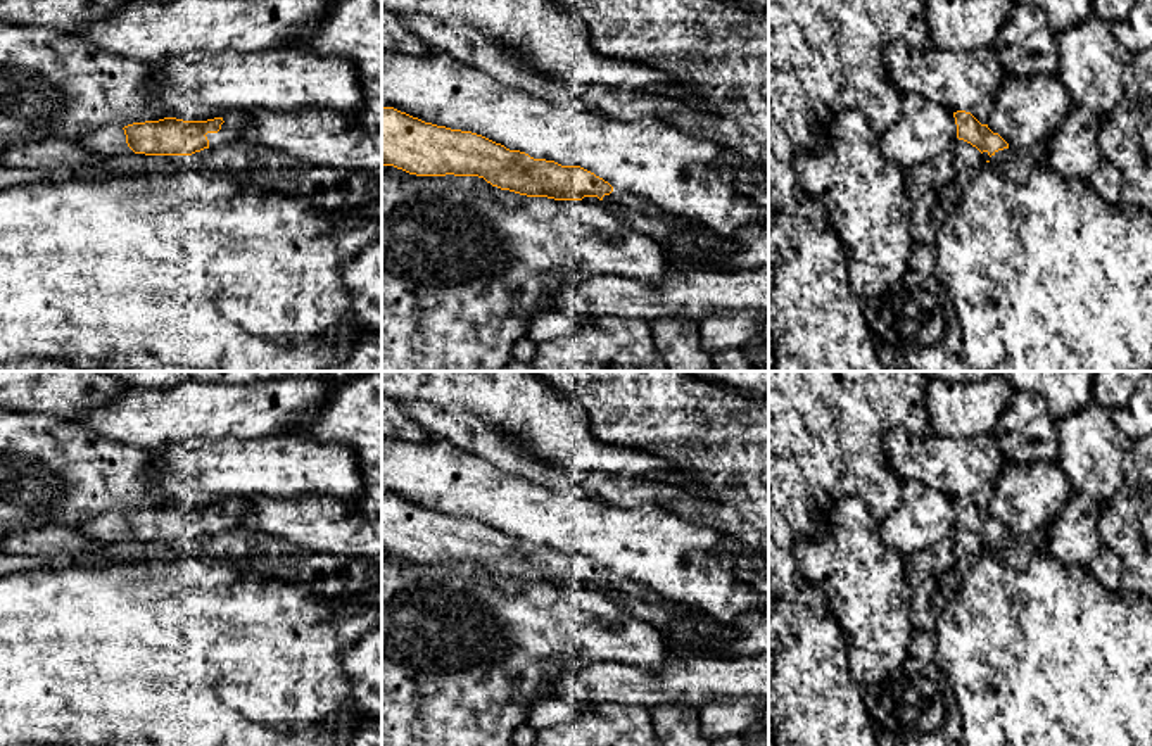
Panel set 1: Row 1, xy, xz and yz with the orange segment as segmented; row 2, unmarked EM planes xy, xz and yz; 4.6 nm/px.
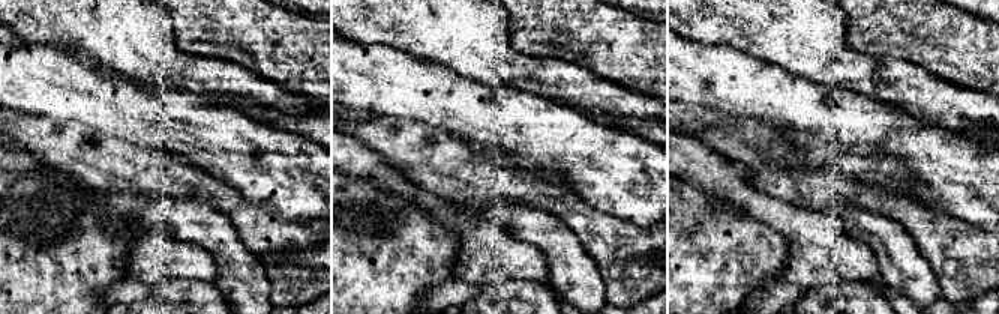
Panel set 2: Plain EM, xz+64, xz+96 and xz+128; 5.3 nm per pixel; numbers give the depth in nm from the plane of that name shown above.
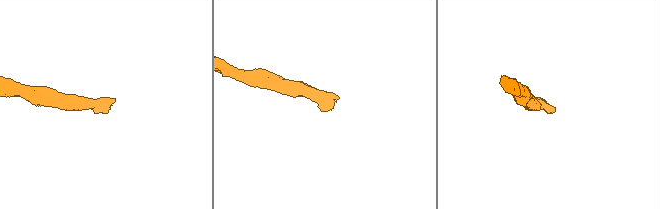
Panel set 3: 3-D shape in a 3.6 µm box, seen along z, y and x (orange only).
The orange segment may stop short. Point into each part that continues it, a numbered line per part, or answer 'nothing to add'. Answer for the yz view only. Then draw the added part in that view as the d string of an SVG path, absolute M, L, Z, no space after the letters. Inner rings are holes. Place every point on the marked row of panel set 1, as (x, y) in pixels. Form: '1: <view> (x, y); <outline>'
1: yz (1007, 158); M1012 147L995 152L991 157L988 152L983 152L983 157L995 166L1014 168L1019 162L1019 157Z

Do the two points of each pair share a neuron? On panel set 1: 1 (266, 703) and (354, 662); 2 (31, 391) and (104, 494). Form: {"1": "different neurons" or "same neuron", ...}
{"1": "different neurons", "2": "different neurons"}

